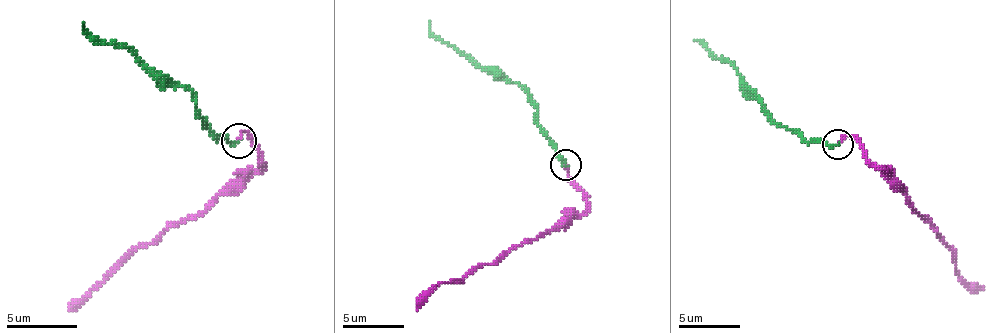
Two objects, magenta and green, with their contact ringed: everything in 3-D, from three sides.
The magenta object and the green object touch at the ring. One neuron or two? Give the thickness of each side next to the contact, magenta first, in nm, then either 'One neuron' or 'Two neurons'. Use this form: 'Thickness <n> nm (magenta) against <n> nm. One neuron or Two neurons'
Thickness 170 nm (magenta) against 200 nm. One neuron

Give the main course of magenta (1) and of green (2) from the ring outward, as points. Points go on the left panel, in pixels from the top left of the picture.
1: (238, 142), (245, 131), (259, 152), (262, 170), (241, 173), (203, 212), (139, 244), (69, 307)
2: (238, 142), (217, 138), (195, 110), (192, 93), (164, 82), (129, 47), (97, 40), (83, 22)

